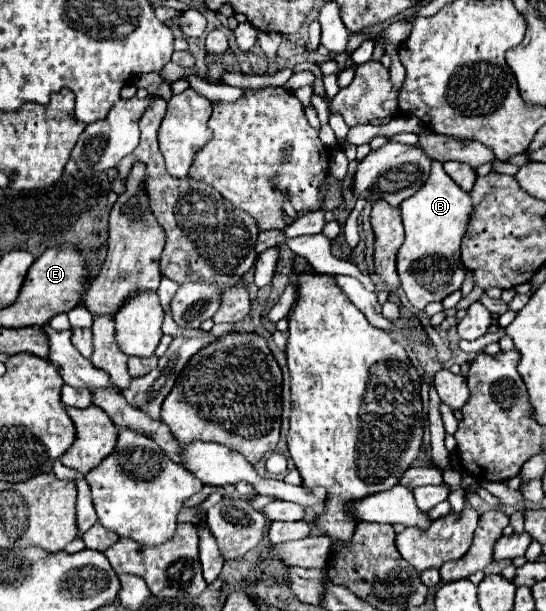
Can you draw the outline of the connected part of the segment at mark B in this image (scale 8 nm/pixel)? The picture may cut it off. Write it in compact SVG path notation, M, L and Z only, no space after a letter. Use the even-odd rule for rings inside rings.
M441 162L433 164L429 180L407 200L401 202L405 242L397 254L397 272L407 300L423 310L429 302L441 302L455 290L461 290L465 266L461 264L461 242L473 218L471 196L461 190L443 170Z

